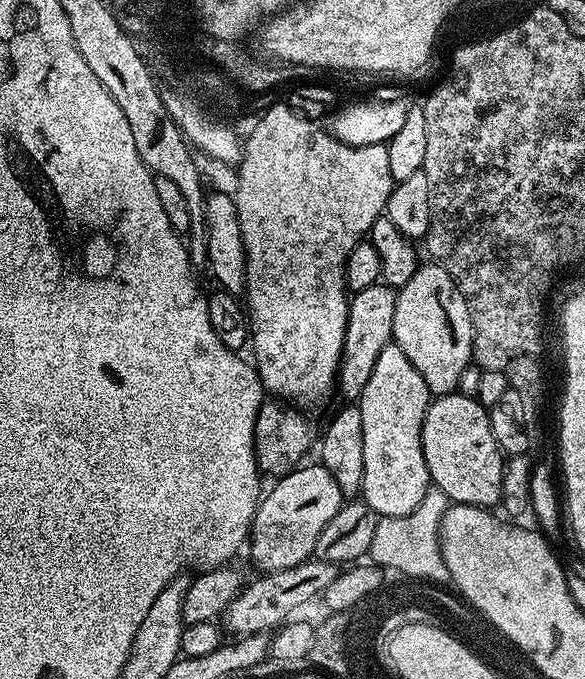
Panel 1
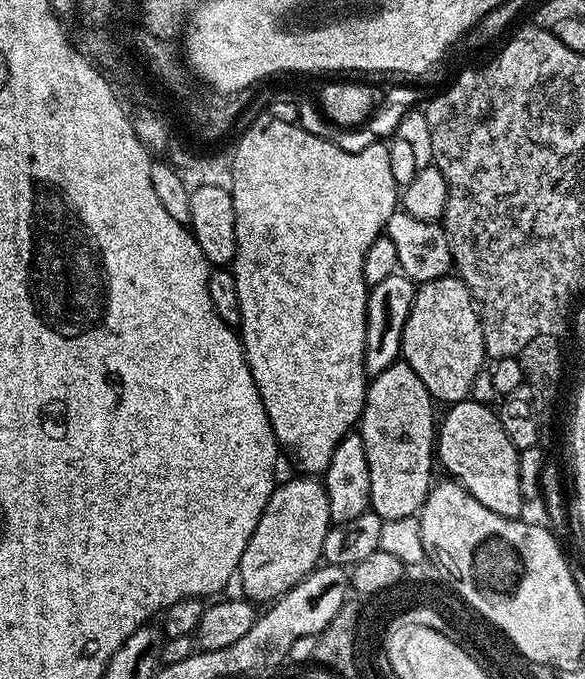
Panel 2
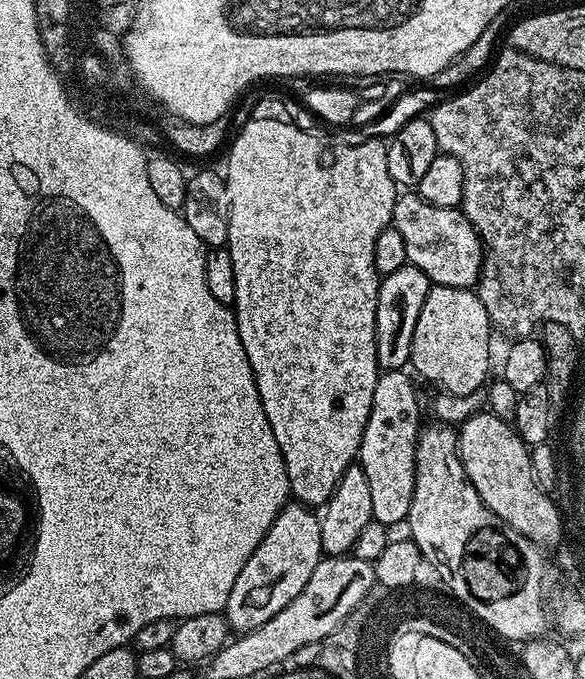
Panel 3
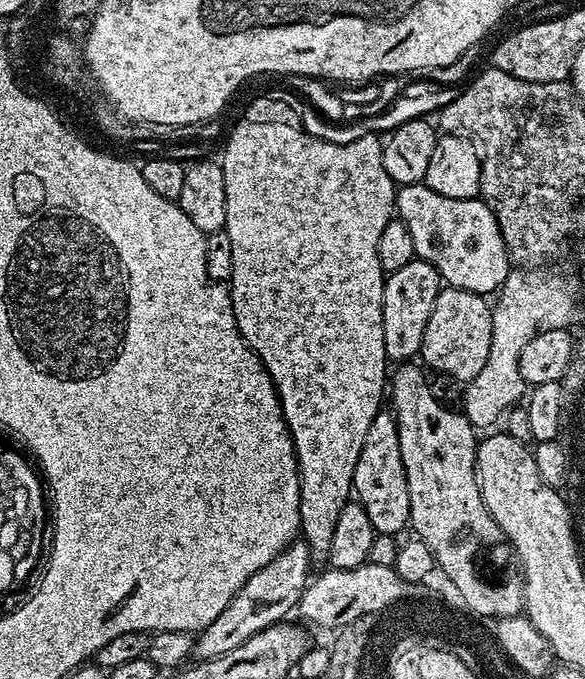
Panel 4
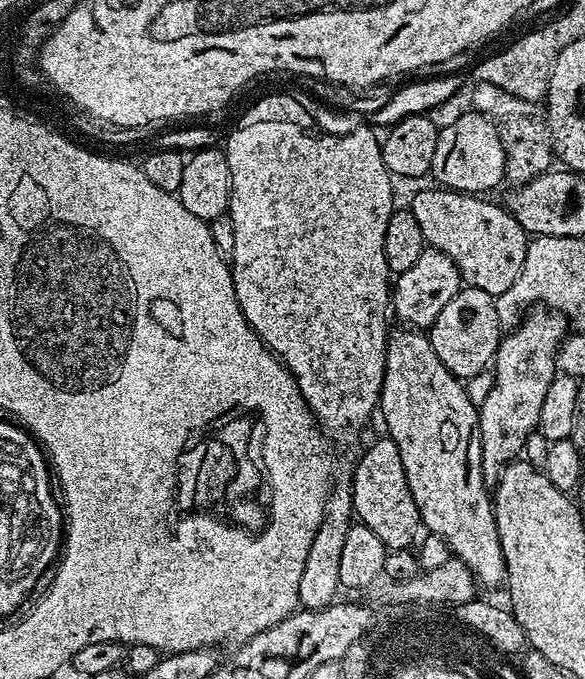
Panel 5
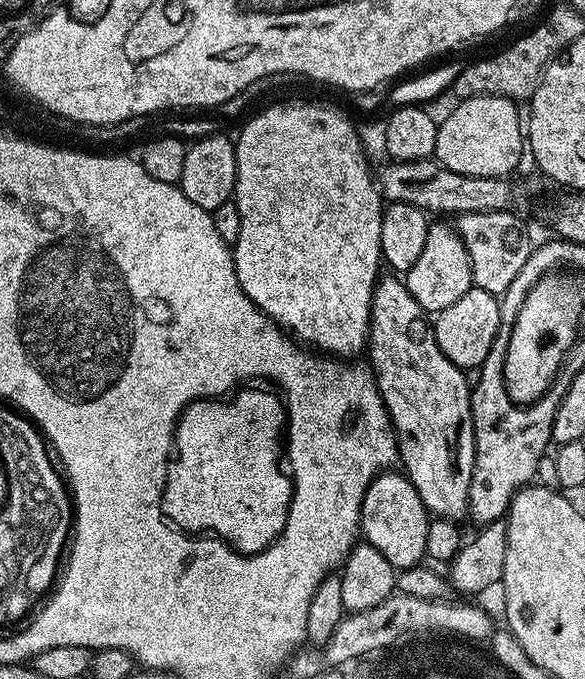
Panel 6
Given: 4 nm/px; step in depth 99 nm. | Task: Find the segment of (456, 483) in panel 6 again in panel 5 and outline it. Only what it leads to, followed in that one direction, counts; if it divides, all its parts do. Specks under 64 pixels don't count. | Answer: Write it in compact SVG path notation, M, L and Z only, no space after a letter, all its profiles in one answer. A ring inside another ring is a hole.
M407 326L391 329L378 412L384 415L384 424L388 427L387 439L393 440L398 446L398 454L402 454L402 470L406 474L410 494L418 506L421 525L428 528L431 535L442 538L455 559L466 562L477 585L496 588L500 584L501 587L506 580L504 555L502 542L498 538L494 500L482 474L478 406L467 396L465 385L458 377L442 366L442 358L434 354L434 346L423 331Z

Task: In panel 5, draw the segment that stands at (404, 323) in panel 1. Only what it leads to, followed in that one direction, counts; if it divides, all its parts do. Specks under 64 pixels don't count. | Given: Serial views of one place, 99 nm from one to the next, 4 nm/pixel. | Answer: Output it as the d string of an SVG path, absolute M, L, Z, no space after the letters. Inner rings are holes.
M467 286L461 287L442 314L434 318L432 327L426 335L434 346L434 354L442 358L442 366L450 370L458 378L469 378L485 371L495 361L496 351L502 337L502 327L495 309L495 299L486 294L486 290L478 290Z

